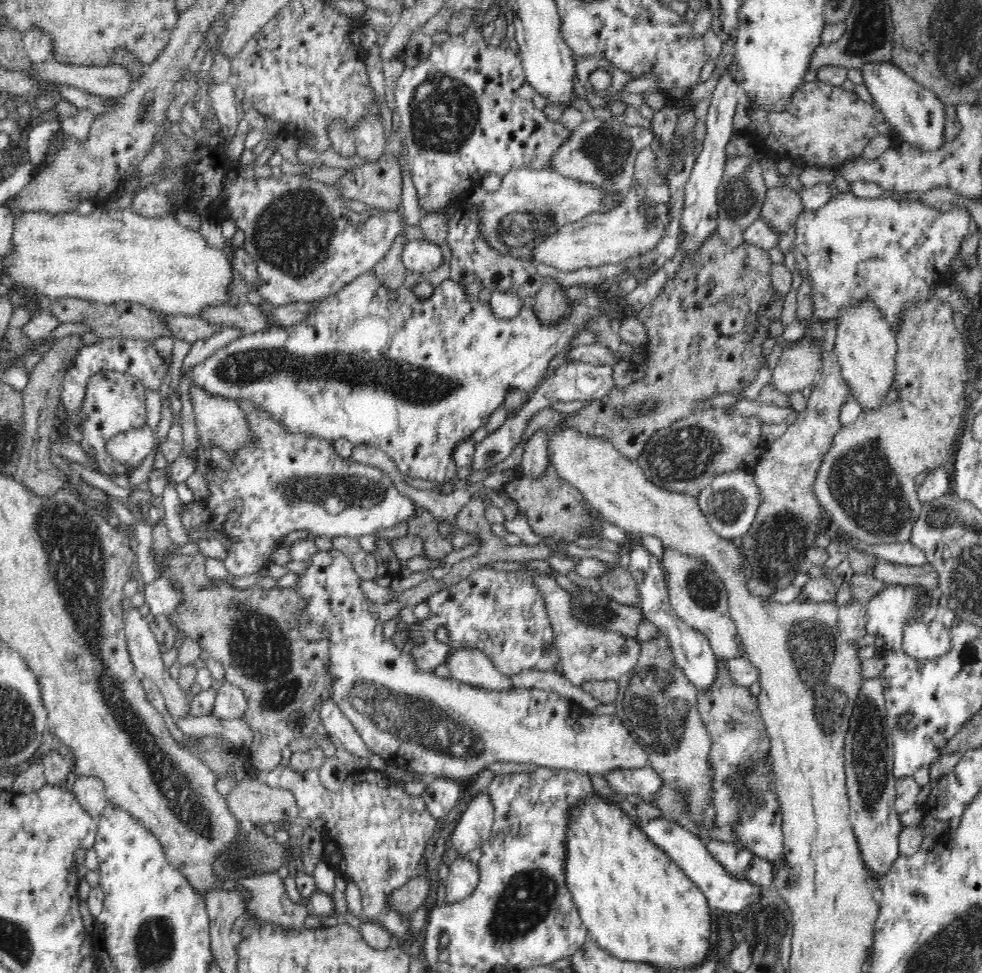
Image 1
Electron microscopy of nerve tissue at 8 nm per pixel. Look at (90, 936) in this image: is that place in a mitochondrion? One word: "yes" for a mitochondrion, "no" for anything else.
no

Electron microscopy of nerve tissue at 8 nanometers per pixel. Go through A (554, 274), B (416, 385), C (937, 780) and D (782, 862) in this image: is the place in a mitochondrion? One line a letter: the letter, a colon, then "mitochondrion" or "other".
A: other
B: mitochondrion
C: other
D: other

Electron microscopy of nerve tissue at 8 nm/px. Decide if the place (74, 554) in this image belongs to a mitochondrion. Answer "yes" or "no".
yes

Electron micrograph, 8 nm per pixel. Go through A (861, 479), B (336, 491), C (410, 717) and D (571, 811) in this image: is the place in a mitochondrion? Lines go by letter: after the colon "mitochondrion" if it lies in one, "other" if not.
A: mitochondrion
B: mitochondrion
C: mitochondrion
D: other

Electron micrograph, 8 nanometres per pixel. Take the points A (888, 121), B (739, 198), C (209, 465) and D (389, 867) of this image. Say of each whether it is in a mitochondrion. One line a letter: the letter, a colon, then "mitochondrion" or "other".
A: other
B: mitochondrion
C: other
D: mitochondrion

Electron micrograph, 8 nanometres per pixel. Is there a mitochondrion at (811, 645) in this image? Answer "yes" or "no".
yes

